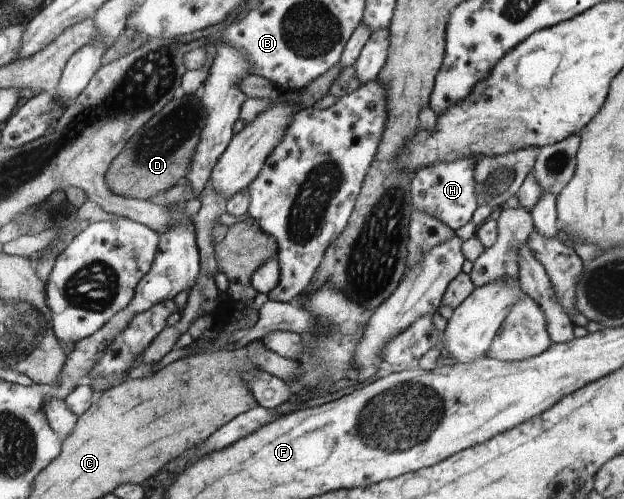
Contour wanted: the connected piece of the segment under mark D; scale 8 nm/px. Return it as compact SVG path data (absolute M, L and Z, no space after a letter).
M202 85L193 94L176 96L150 120L144 129L136 132L136 135L131 138L131 142L124 148L123 154L118 155L111 162L111 166L107 171L107 183L112 192L125 197L148 201L152 196L156 196L160 192L166 192L172 186L180 184L181 180L191 171L191 166L195 162L195 154L201 141L201 135L204 127L207 126L207 114L201 100L204 92L204 85Z

